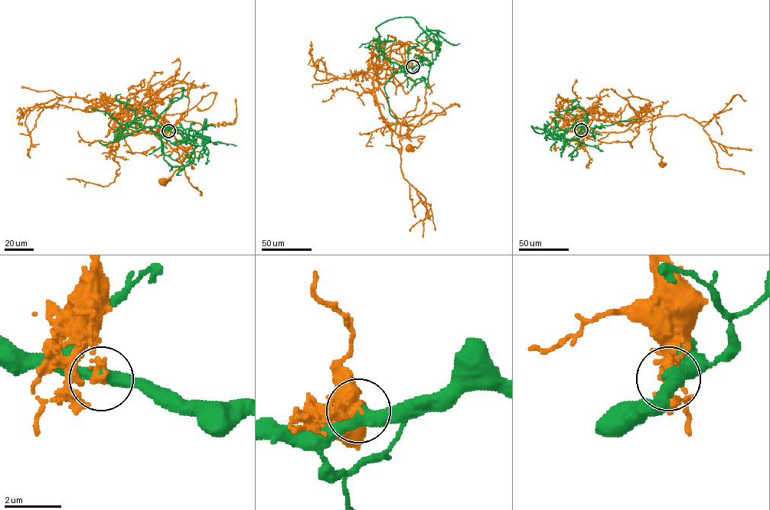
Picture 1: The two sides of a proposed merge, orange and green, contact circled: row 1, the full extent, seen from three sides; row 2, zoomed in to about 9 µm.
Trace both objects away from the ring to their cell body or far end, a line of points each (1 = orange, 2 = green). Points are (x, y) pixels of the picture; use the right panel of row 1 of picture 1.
1: (581, 130), (582, 115), (624, 121), (649, 110), (650, 141), (662, 157), (662, 164)
2: (581, 130), (582, 126), (573, 125), (547, 135), (536, 132), (531, 126), (549, 132), (558, 140)

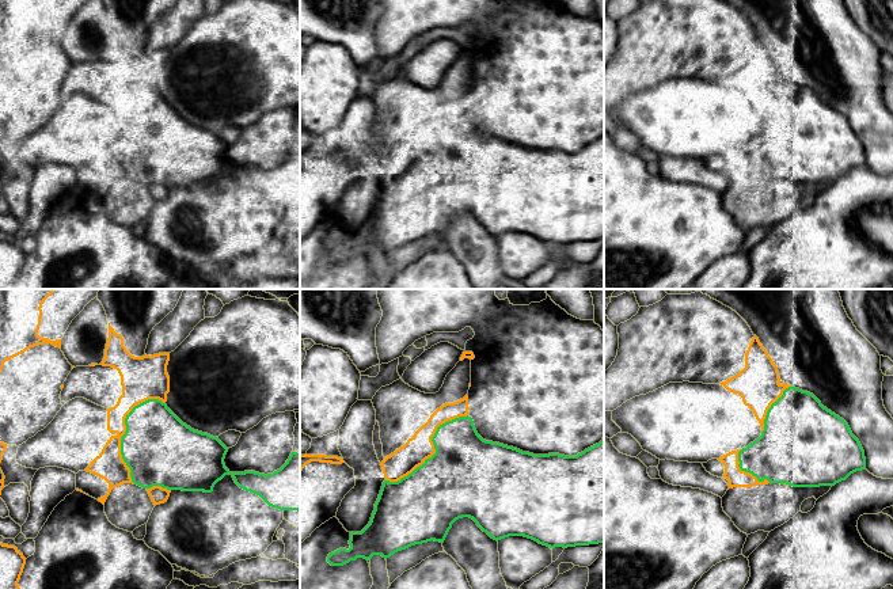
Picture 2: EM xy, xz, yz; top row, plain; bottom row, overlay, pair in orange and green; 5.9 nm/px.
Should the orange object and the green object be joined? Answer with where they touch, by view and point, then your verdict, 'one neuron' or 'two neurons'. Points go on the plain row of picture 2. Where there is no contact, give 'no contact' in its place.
xy (124, 129) | two neurons

